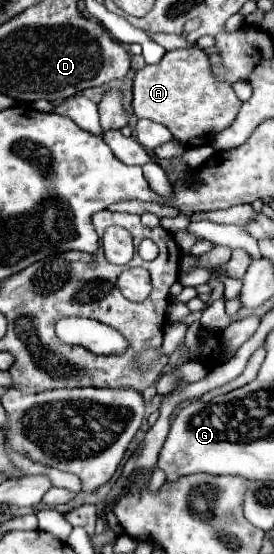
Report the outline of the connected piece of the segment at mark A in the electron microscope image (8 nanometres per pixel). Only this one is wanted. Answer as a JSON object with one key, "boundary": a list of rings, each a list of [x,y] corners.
{"boundary":[[[200,48],[166,52],[156,66],[138,70],[132,86],[132,110],[136,118],[164,124],[184,146],[210,144],[218,132],[234,122],[240,106],[242,102],[236,98],[232,86],[212,76],[208,56]]]}

